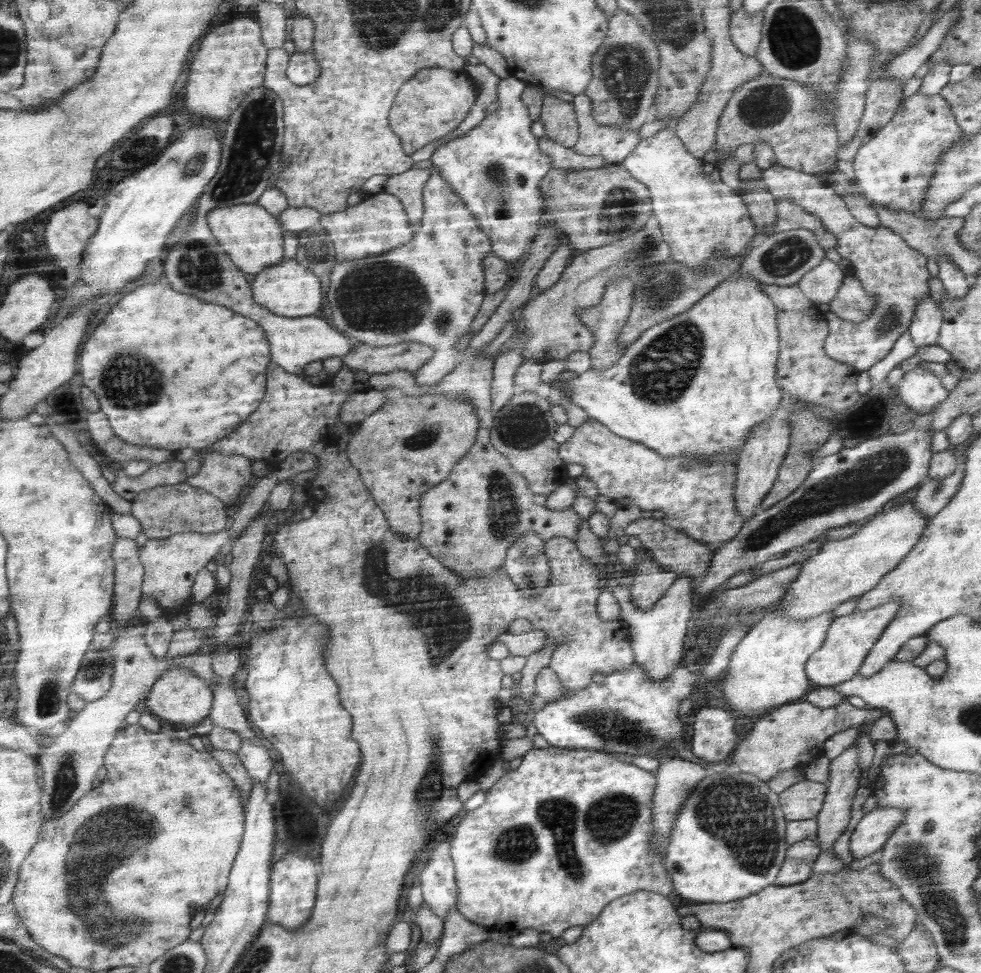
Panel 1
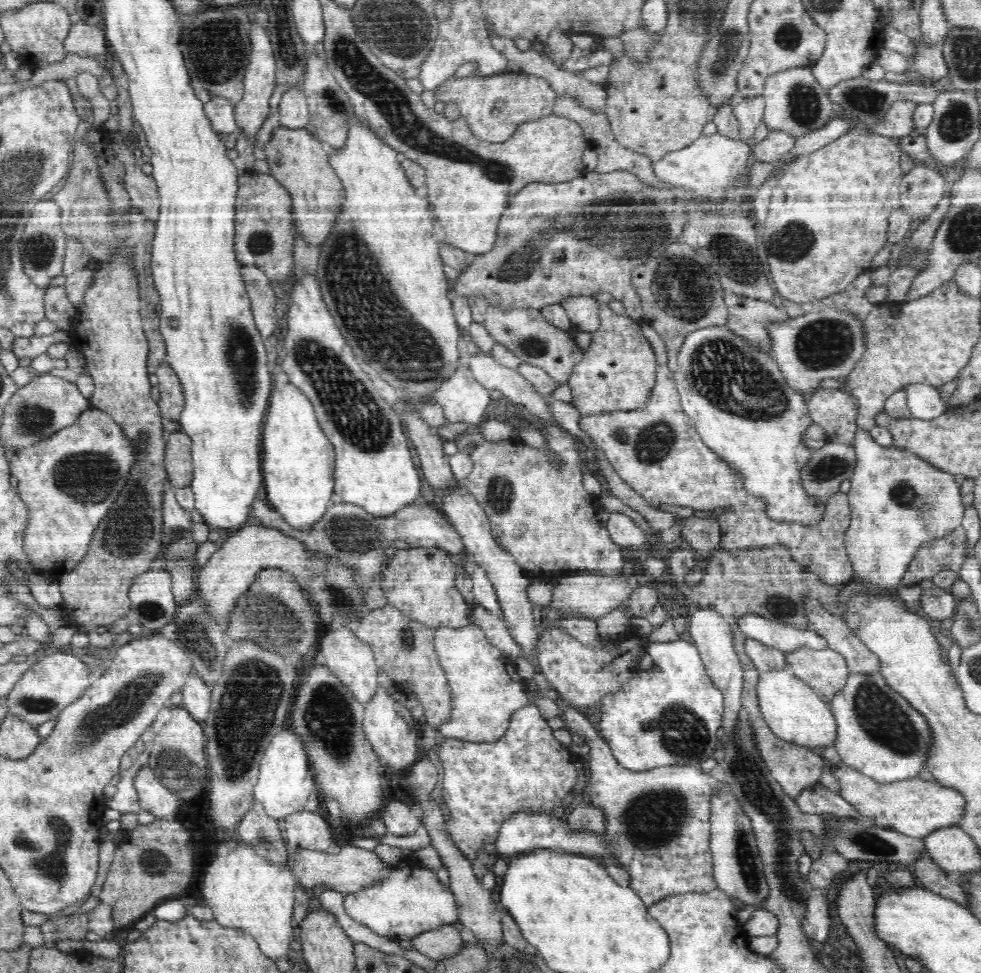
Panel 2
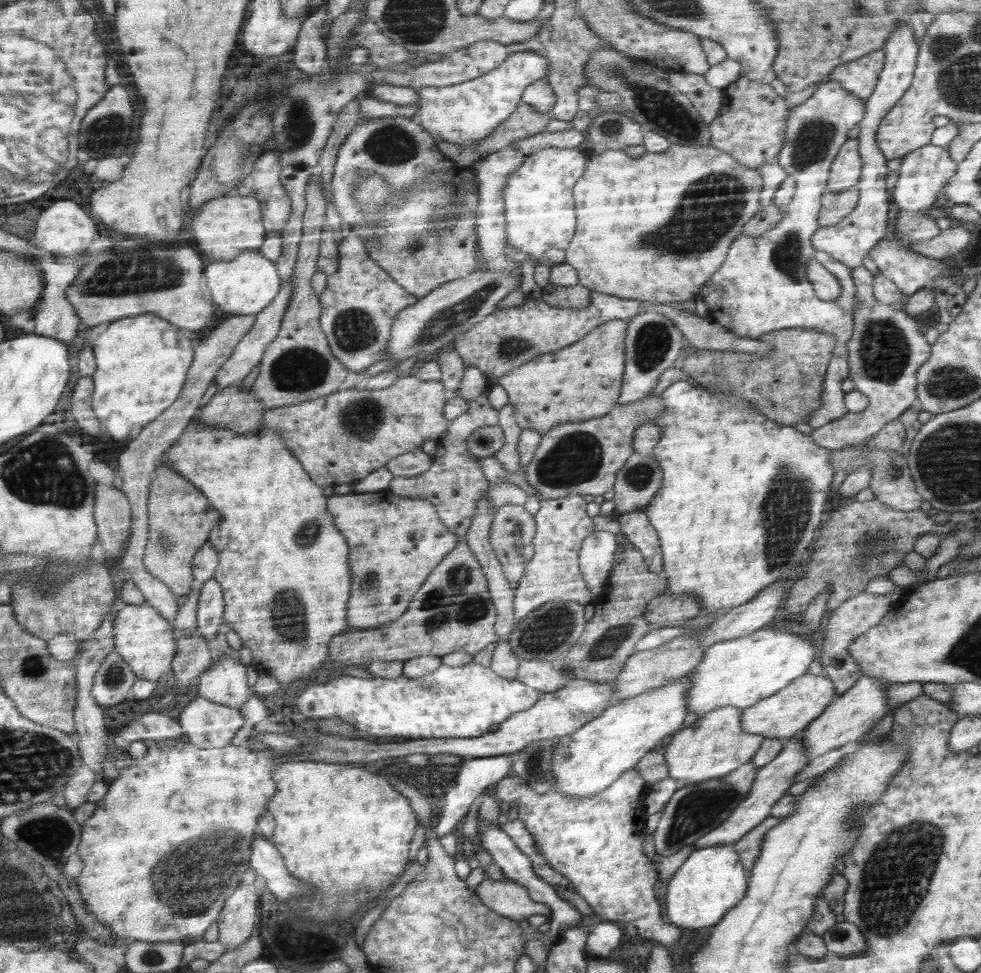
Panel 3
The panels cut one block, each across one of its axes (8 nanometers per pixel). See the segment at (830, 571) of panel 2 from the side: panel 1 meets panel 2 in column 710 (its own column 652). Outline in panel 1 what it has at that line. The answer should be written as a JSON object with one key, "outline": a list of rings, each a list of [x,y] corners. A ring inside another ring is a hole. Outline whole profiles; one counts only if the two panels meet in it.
{"outline":[[[588,418],[560,445],[559,455],[566,463],[581,464],[583,475],[596,483],[599,494],[608,498],[628,498],[638,508],[662,510],[662,523],[690,538],[717,549],[732,540],[746,524],[735,506],[738,480],[738,451],[696,460],[687,456],[662,458],[658,452],[627,438],[616,436],[603,423]]]}

